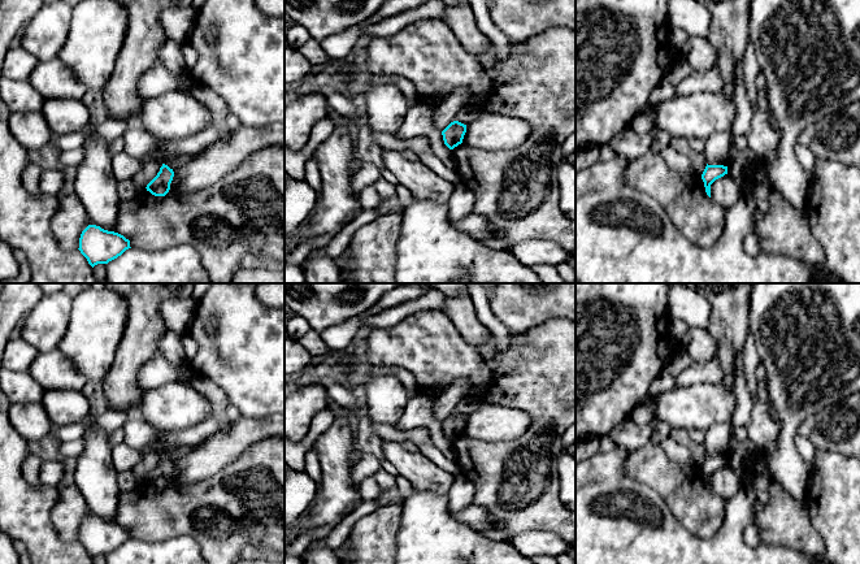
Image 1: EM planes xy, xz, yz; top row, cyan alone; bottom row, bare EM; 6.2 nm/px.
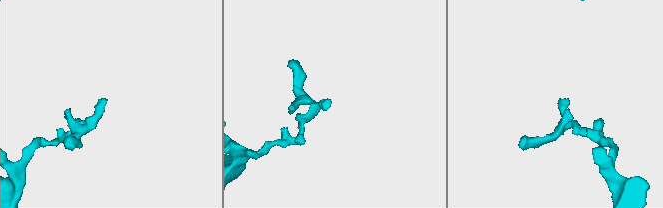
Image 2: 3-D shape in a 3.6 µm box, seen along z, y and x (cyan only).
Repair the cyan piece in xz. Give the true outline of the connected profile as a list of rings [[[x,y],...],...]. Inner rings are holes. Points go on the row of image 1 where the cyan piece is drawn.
[[[453,121],[451,122],[443,131],[443,140],[444,144],[449,148],[453,149],[459,144],[462,143],[464,135],[466,133],[466,125]]]

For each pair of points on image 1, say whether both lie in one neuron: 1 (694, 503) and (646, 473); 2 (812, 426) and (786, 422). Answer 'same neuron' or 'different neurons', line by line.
1: same neuron
2: different neurons

